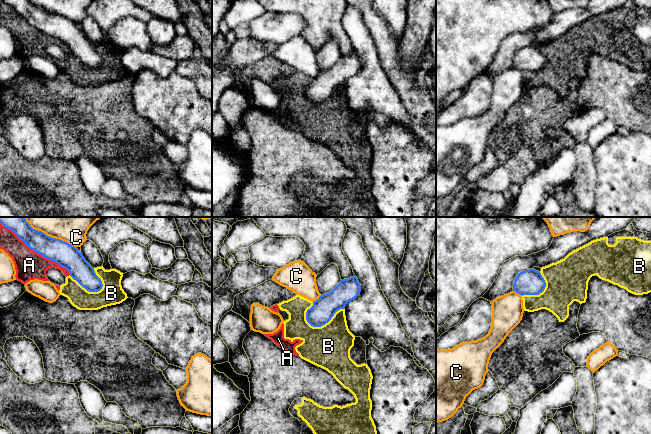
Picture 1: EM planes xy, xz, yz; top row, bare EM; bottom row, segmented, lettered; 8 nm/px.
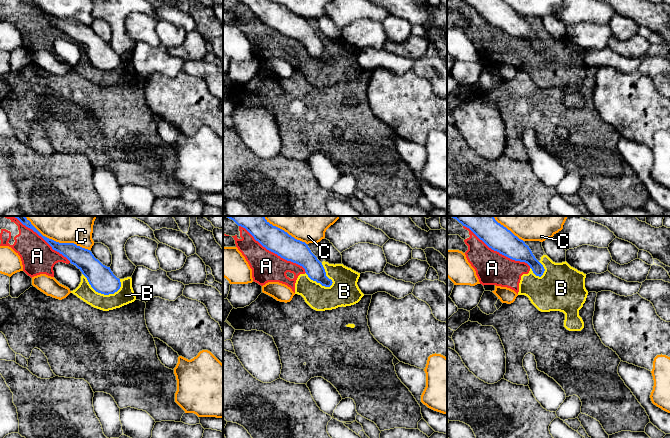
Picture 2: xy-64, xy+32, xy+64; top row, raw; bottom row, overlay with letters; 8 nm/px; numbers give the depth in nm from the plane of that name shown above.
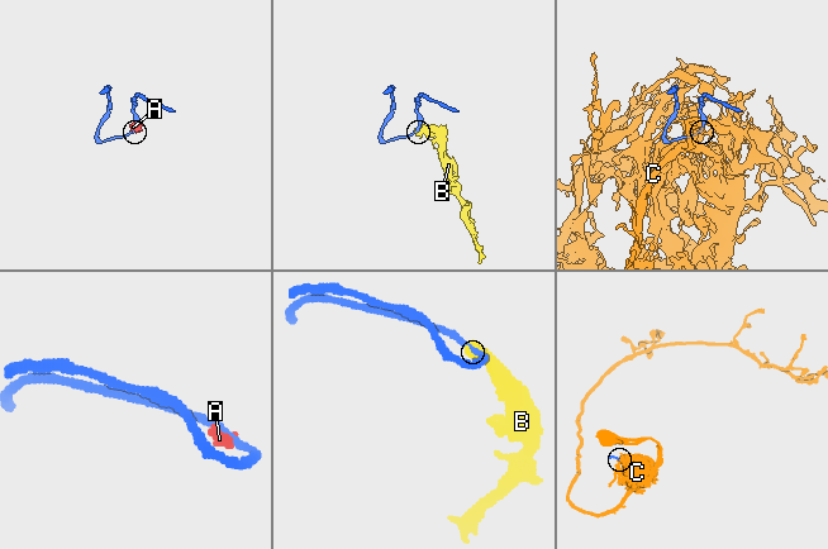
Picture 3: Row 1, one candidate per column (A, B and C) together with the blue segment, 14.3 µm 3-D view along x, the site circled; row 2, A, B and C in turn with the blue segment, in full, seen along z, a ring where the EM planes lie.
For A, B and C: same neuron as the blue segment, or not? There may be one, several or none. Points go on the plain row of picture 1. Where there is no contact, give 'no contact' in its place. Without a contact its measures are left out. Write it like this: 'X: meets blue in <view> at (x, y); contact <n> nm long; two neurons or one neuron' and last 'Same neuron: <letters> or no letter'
A: meets blue in xy at (36, 27); contact 700 nm long; two neurons
B: meets blue in xz at (324, 100); contact 320 nm long; two neurons
C: meets blue in xy at (51, 13); contact 420 nm long; two neurons
Same neuron: no letter

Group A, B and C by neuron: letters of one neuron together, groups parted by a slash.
A B / C

